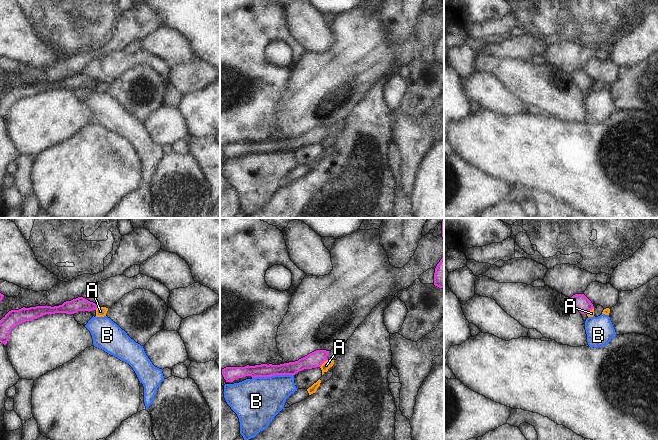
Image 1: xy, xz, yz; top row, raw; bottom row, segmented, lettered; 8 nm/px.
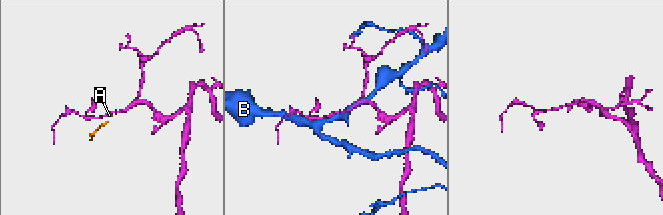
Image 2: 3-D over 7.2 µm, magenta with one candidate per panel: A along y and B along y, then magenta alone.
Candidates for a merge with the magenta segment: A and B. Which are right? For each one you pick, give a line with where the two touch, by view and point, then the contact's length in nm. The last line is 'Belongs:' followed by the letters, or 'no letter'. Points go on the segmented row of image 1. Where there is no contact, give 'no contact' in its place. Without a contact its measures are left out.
Belongs: no letter

